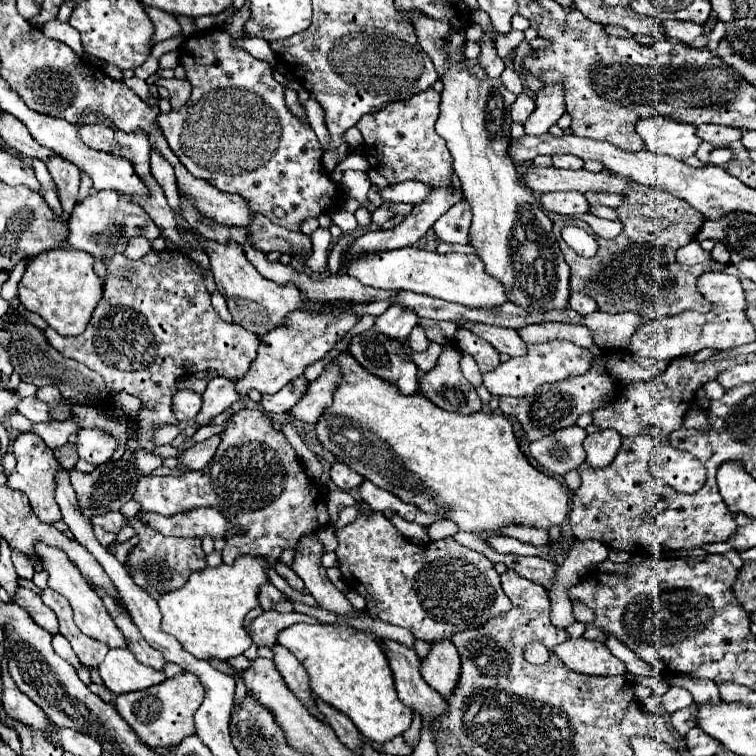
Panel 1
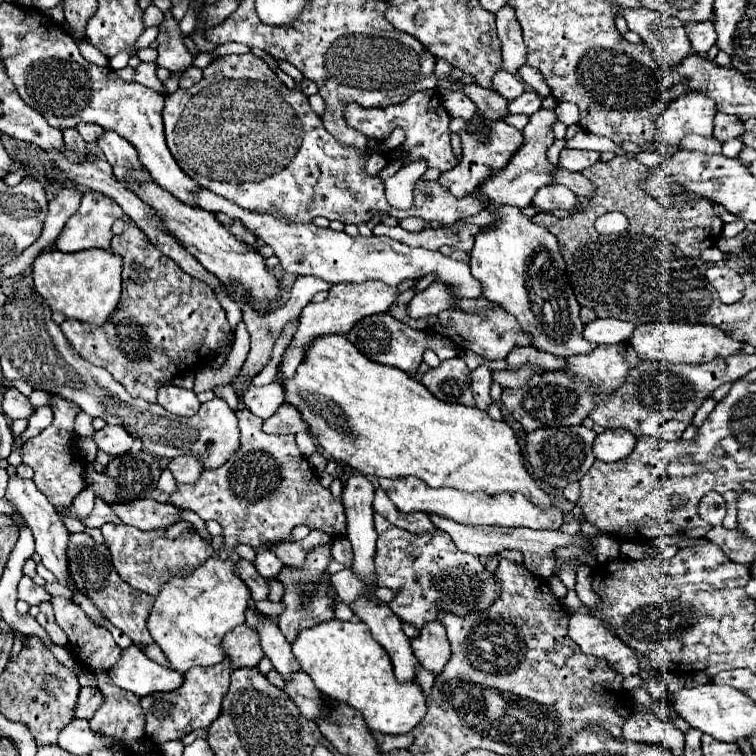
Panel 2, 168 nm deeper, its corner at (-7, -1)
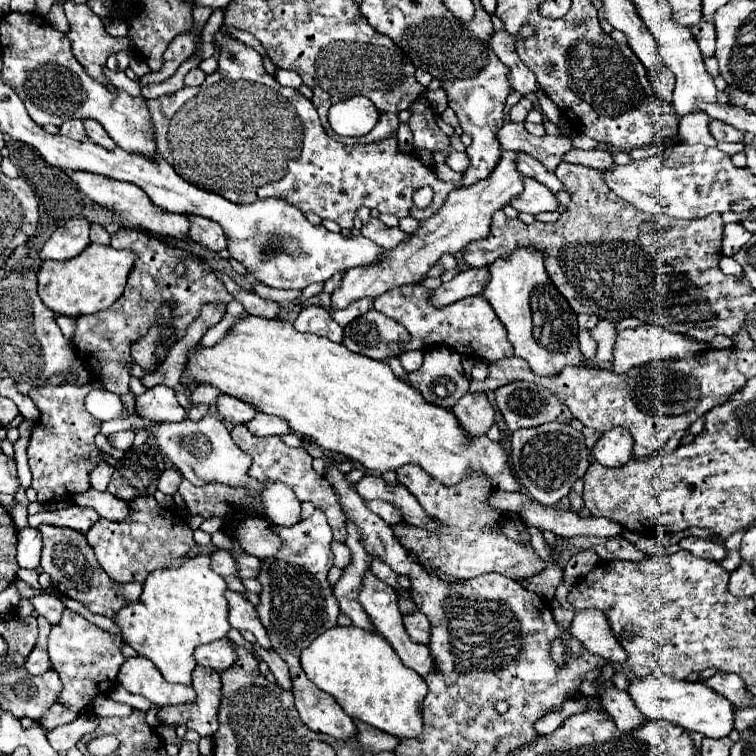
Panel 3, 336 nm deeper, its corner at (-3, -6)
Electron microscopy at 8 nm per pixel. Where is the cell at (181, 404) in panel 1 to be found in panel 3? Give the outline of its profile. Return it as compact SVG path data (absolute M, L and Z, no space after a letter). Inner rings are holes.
M153 386L145 394L137 396L135 410L139 416L153 422L181 422L185 420L185 410L179 406L175 392L169 386Z

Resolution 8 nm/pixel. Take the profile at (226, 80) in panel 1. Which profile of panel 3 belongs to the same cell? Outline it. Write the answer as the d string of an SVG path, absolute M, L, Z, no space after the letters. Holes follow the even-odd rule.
M217 34L215 46L219 46L219 68L215 74L209 74L199 88L185 86L175 94L147 100L157 152L187 182L193 182L205 190L213 190L235 204L263 200L269 196L283 198L303 212L311 210L321 218L329 218L341 228L349 230L353 226L355 212L361 206L377 208L379 212L387 212L397 218L411 216L415 220L425 220L433 216L445 202L447 194L457 188L451 182L439 180L433 168L419 162L417 156L399 150L395 134L379 142L357 146L345 146L329 138L311 100L307 100L295 88L281 86L271 74L267 74L257 50L241 42L233 42L233 38L227 34ZM423 186L433 188L433 200L431 206L419 210L413 204L413 194Z

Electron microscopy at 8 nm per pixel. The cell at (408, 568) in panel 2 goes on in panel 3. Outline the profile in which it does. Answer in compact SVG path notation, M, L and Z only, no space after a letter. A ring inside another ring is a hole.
M373 558L373 564L371 564L371 572L379 578L379 580L383 580L383 582L387 582L389 586L393 586L401 596L409 596L409 592L407 590L401 590L399 586L397 586L397 574L385 564L385 562L381 562L379 558Z

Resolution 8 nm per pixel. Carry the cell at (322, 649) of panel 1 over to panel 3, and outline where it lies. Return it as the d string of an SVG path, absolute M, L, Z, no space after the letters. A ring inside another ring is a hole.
M335 626L301 652L301 666L307 678L319 690L331 694L351 718L397 738L415 738L421 734L421 704L427 684L419 674L403 666L389 642L377 632L357 626Z

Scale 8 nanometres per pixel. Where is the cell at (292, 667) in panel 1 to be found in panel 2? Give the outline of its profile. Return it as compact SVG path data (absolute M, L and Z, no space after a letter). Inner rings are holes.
M247 611L247 621L245 623L259 631L265 655L271 659L273 667L281 673L281 677L285 681L291 681L291 675L301 671L301 667L299 667L297 659L293 657L291 645L287 643L287 639L279 631L279 627L271 619L257 617L253 611Z

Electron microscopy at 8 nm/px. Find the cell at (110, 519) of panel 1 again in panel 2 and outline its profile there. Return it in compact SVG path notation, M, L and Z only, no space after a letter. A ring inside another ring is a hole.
M95 499L95 507L91 511L91 515L85 519L85 527L101 527L105 523L115 523L115 525L123 525L123 521L119 521L119 517L115 515L115 511L111 509L111 505L107 505L103 499Z

